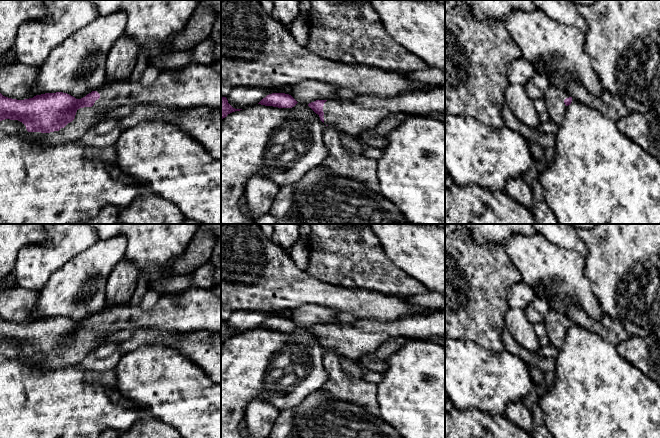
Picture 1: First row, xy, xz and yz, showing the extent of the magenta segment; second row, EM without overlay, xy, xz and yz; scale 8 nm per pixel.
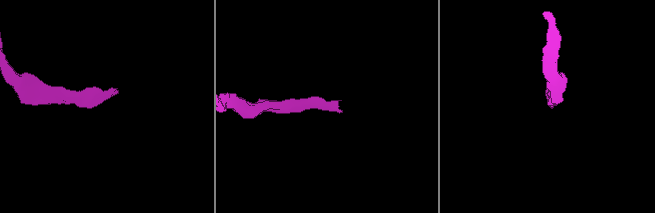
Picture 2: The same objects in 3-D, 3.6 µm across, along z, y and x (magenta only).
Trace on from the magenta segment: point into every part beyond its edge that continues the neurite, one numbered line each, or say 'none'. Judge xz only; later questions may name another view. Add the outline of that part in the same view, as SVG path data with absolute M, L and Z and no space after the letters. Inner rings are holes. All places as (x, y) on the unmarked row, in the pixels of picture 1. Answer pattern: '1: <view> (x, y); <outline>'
1: xz (351, 340); M445 309L429 315L410 315L394 321L357 320L353 323L328 323L323 330L324 347L352 360L368 352L375 352L384 341L393 337L429 339L445 335Z

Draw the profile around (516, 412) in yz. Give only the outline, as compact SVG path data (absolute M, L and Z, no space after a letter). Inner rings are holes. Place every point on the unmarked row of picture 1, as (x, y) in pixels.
M523 401L510 403L506 407L505 416L517 427L529 434L533 430L532 411L528 409Z

